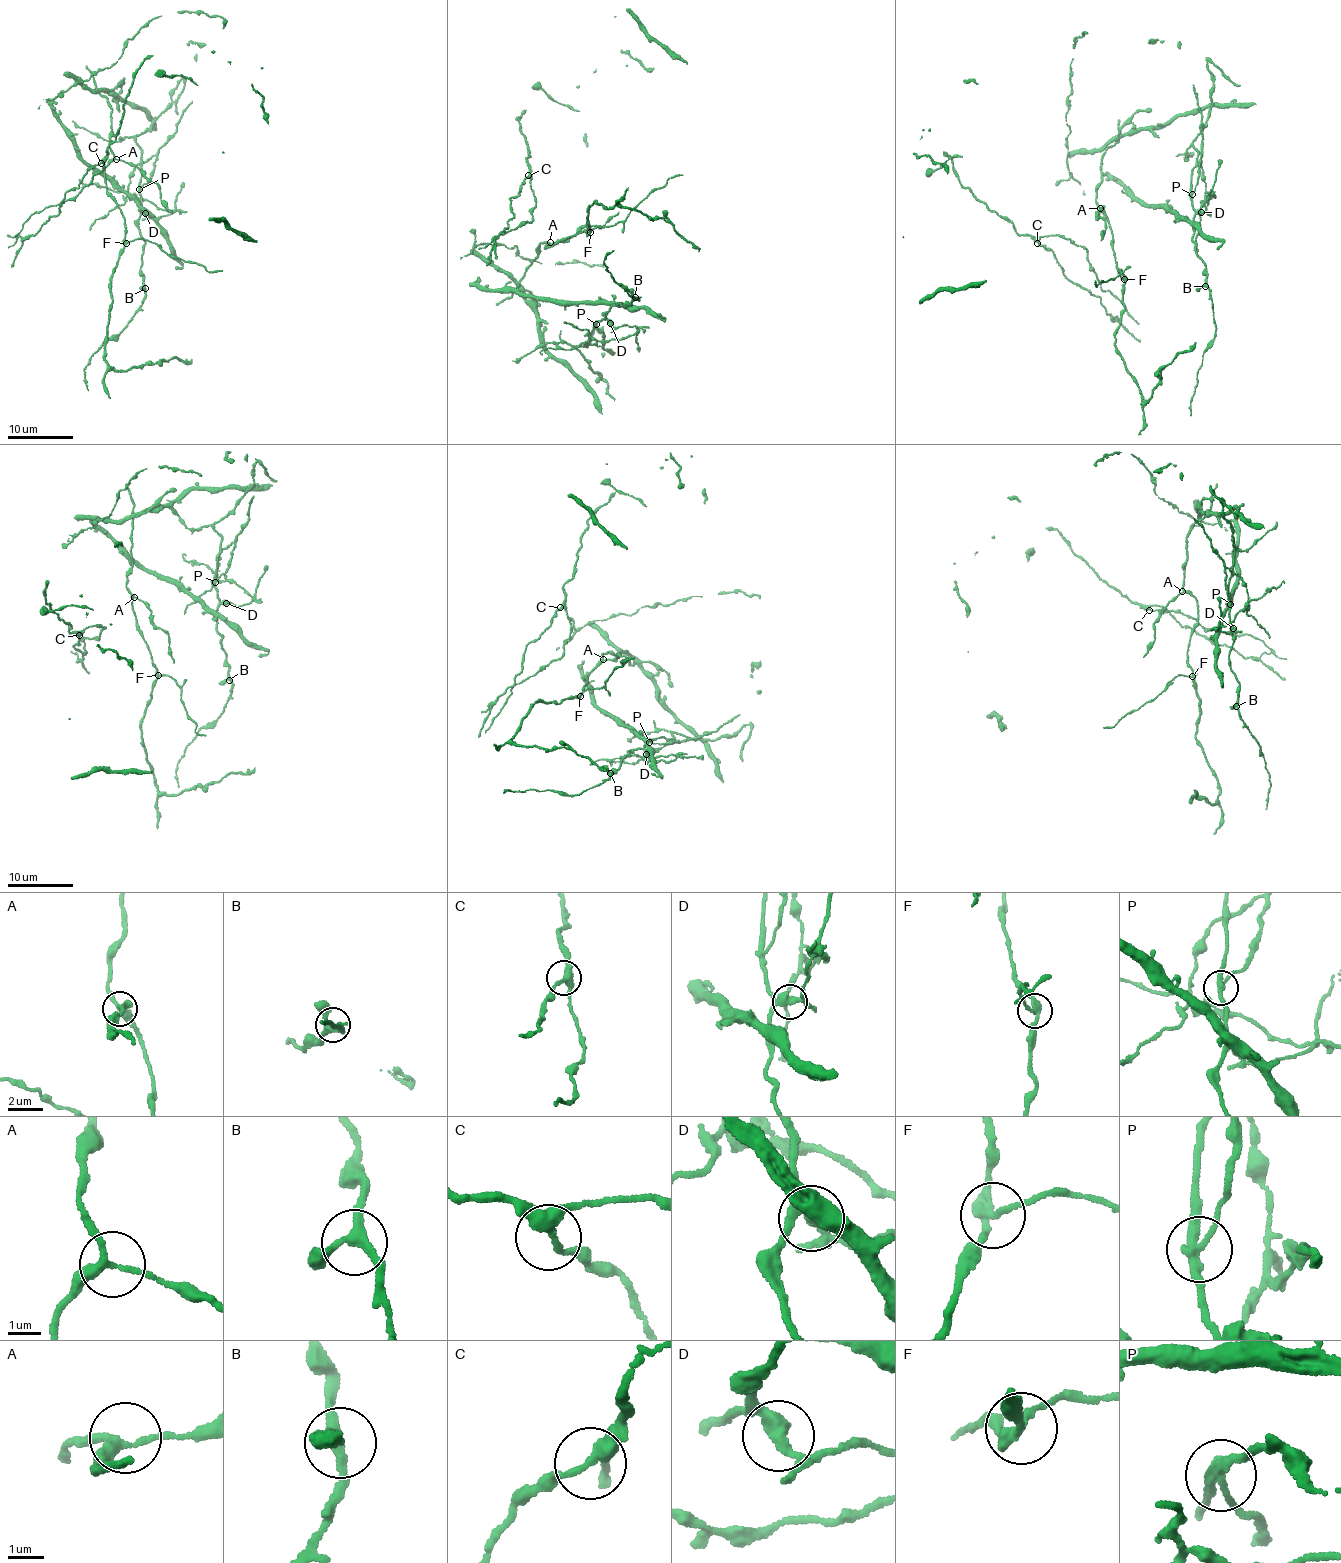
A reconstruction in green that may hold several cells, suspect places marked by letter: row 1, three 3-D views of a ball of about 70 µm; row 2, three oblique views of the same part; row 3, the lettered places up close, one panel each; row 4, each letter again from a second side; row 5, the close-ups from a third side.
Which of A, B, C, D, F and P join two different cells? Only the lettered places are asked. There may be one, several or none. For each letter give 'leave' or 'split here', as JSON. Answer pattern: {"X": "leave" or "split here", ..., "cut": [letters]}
{"A": "leave", "B": "leave", "C": "leave", "D": "split here", "F": "split here", "P": "split here", "cut": ["D", "F", "P"]}

